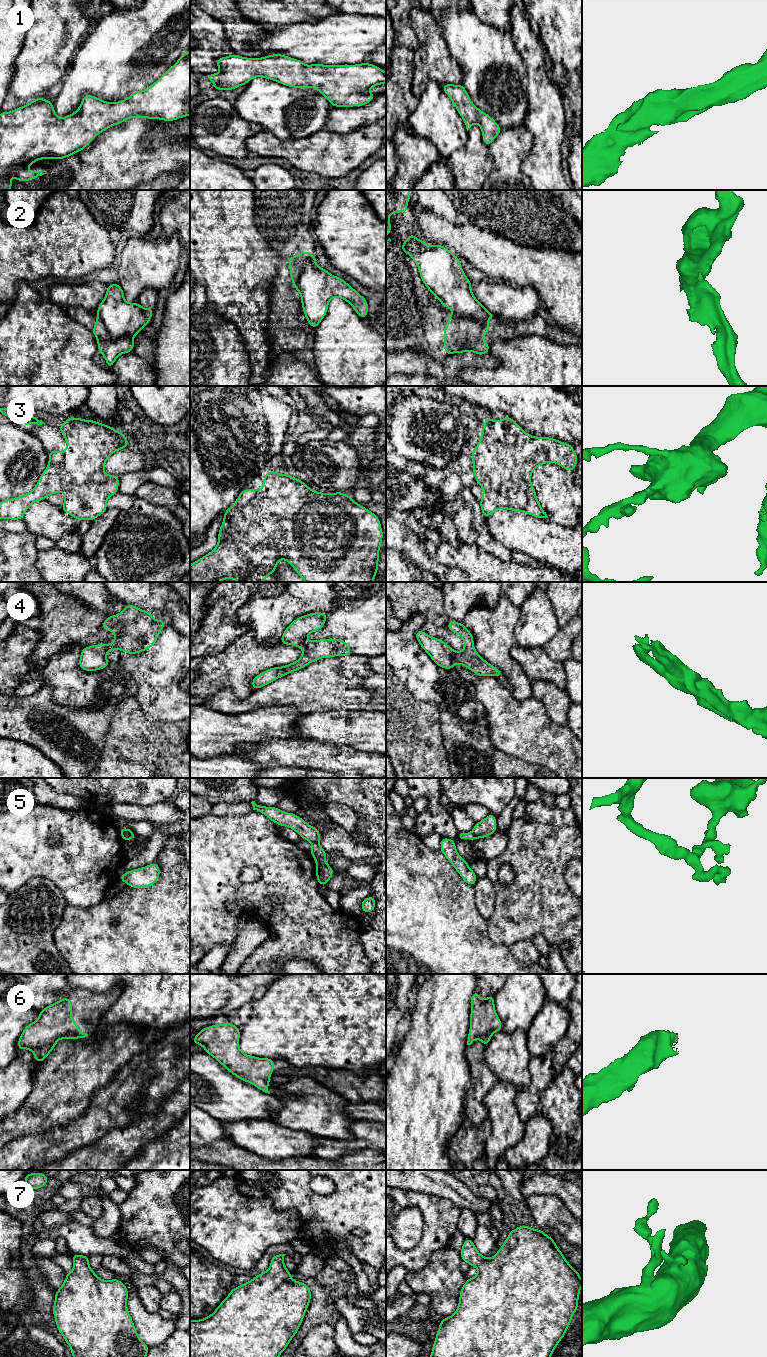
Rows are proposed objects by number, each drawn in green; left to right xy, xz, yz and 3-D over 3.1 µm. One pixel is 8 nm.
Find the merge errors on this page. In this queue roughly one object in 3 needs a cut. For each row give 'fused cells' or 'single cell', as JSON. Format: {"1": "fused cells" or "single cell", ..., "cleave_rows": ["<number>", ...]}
{"1": "single cell", "2": "fused cells", "3": "single cell", "4": "single cell", "5": "fused cells", "6": "single cell", "7": "single cell", "cleave_rows": ["2", "5"]}

